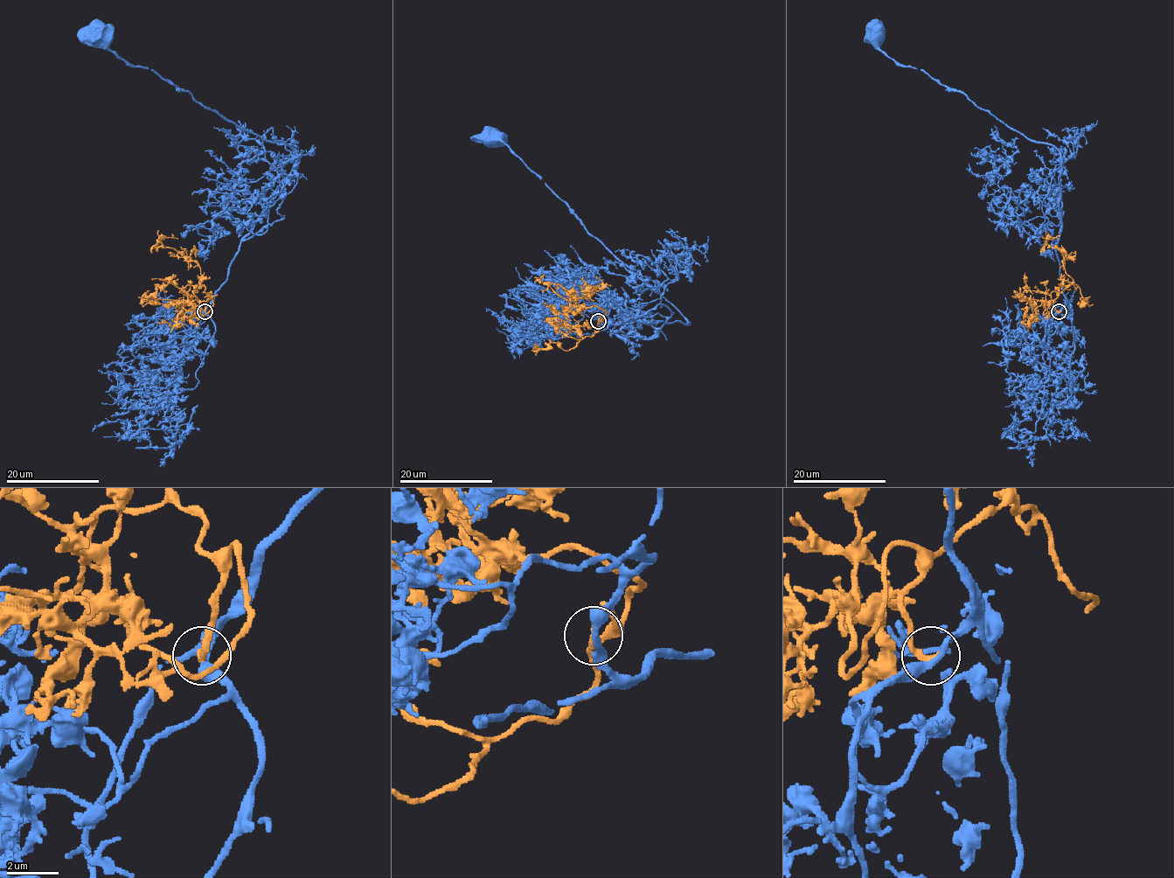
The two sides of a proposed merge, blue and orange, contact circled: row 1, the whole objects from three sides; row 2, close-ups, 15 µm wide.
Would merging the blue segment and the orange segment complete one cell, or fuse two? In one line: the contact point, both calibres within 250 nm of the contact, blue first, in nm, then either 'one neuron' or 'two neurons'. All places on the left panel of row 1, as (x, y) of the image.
place (204, 311); calibres 320 and 280 nm; one neuron

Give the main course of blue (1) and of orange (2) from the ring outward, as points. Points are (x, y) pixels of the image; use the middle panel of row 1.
1: (598, 322), (605, 329), (631, 318), (644, 323), (688, 322), (593, 237), (573, 212), (499, 138), (493, 135)
2: (598, 322), (606, 312), (594, 305), (585, 308), (576, 301), (590, 291), (587, 284), (598, 287)

